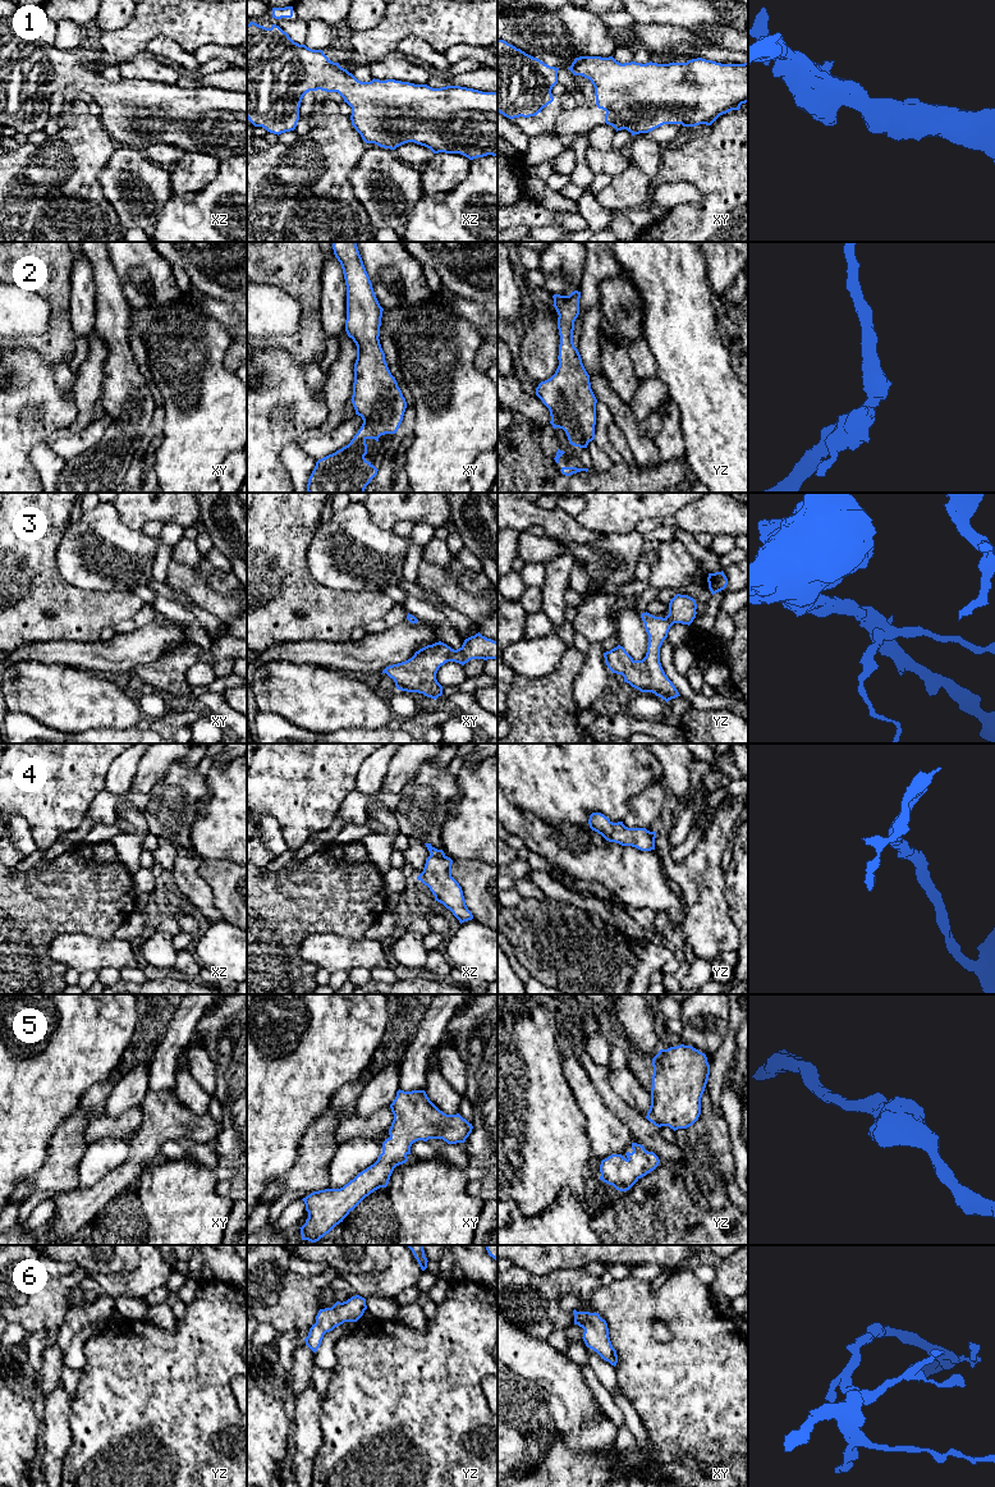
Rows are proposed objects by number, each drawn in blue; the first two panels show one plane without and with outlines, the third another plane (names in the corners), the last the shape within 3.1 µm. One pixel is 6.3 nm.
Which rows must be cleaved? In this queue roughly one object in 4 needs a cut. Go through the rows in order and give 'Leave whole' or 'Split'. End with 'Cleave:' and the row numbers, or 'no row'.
1: Leave whole
2: Leave whole
3: Leave whole
4: Leave whole
5: Leave whole
6: Leave whole
Cleave: no row

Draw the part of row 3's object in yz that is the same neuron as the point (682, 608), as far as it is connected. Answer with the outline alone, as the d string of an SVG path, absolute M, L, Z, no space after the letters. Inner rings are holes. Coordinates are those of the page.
M677 594L669 603L669 614L655 617L642 613L641 618L648 635L646 656L634 660L623 646L618 645L604 653L607 668L624 677L624 682L641 692L652 692L666 703L679 695L673 682L665 674L660 663L660 648L674 623L691 624L696 618L696 600L688 595Z

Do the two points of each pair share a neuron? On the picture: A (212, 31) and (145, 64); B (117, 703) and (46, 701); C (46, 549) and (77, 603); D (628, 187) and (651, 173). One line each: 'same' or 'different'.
A: different
B: same
C: same
D: different

